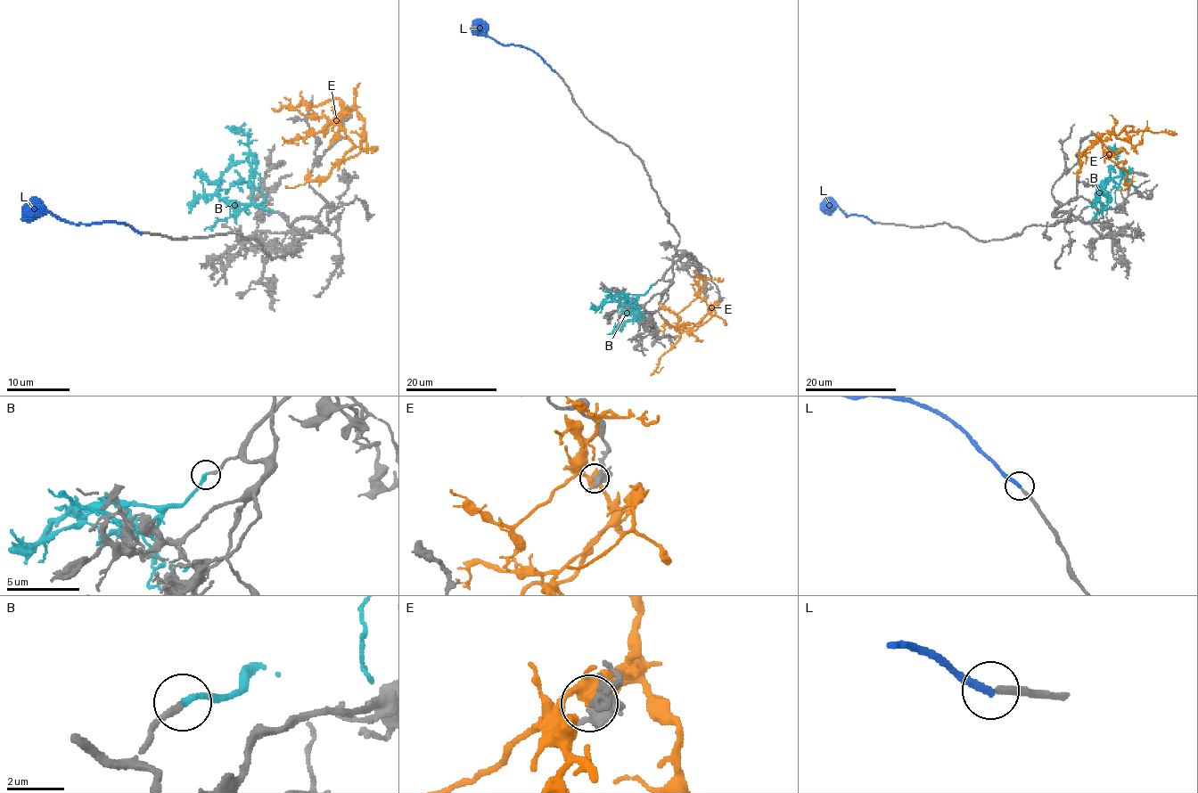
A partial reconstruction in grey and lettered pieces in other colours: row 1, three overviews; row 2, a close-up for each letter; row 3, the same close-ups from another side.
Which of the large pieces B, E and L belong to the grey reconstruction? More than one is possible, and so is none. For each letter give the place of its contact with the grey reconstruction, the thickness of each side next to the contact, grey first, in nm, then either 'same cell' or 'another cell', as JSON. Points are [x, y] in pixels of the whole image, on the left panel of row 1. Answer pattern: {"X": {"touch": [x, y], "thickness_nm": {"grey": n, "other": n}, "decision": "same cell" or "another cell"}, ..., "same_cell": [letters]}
{"B": {"touch": [273, 211], "thickness_nm": {"grey": 200, "other": 240}, "decision": "same cell"}, "E": {"touch": [344, 115], "thickness_nm": {"grey": 320, "other": 380}, "decision": "another cell"}, "L": {"touch": [142, 232], "thickness_nm": {"grey": 220, "other": 260}, "decision": "another cell"}, "same_cell": ["B"]}

